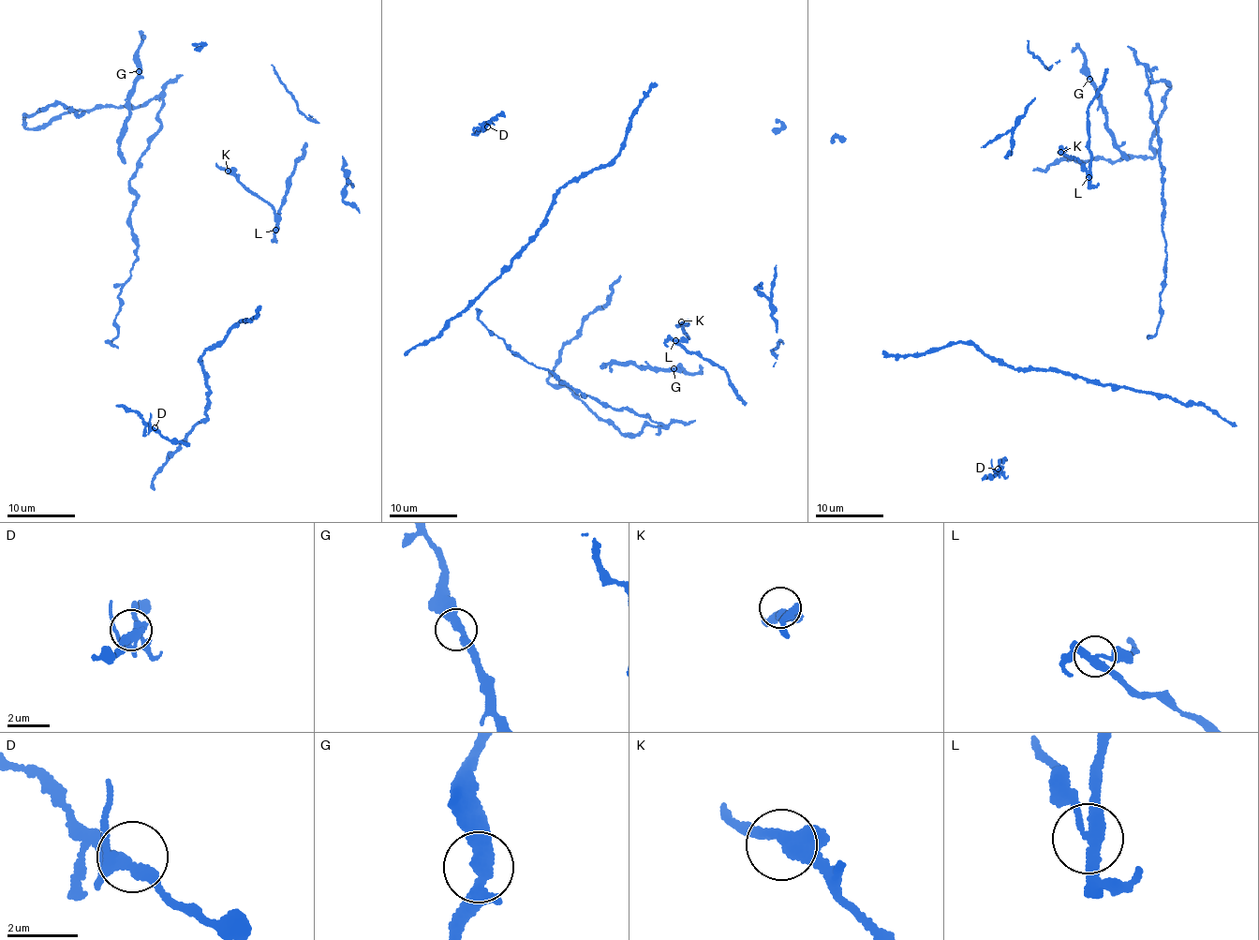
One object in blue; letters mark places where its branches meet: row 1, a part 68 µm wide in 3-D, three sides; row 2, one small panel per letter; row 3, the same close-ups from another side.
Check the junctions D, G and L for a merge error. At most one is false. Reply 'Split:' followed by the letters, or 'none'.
Split: L

